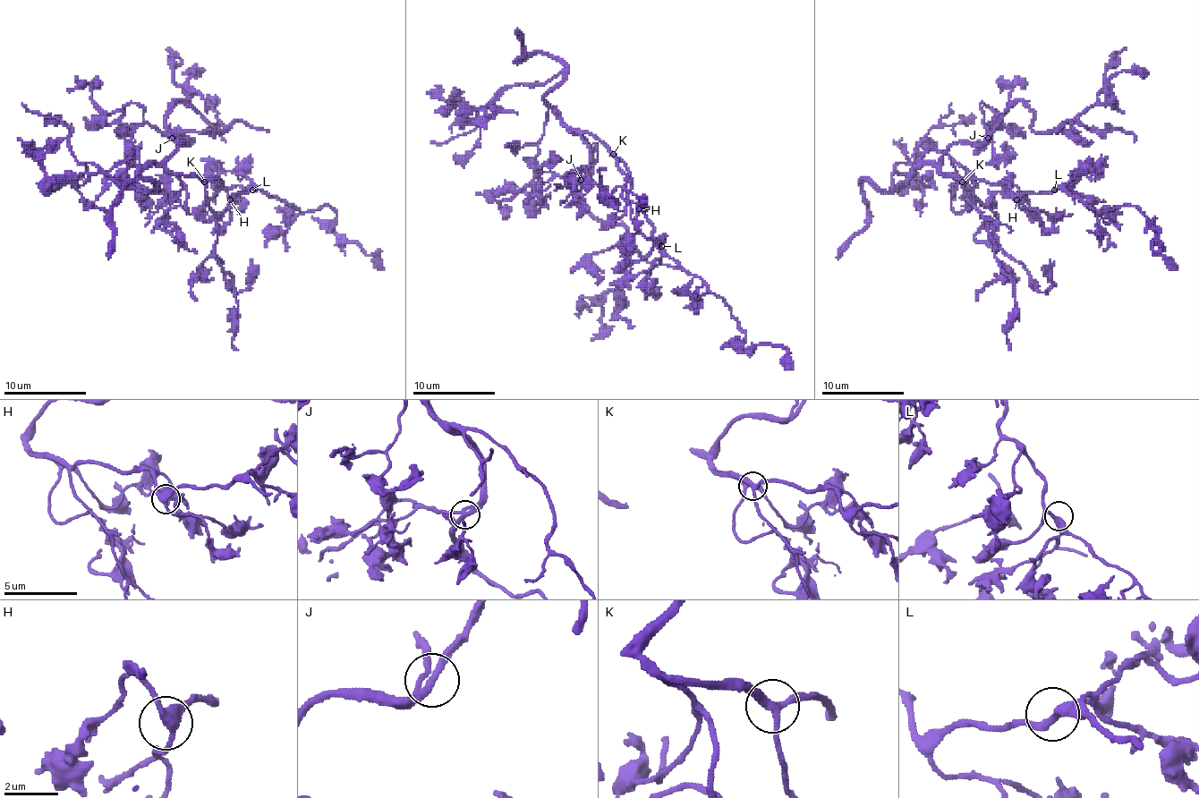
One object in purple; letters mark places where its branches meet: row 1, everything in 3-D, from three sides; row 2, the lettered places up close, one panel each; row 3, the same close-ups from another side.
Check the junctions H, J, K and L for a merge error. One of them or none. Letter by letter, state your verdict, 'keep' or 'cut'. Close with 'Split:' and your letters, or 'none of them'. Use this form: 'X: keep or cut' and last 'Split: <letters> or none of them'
H: keep
J: keep
K: keep
L: keep
Split: none of them

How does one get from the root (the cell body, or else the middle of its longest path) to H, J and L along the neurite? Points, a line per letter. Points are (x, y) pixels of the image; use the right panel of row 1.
H: (953, 177), (961, 181), (978, 179), (986, 183), (1007, 183), (1016, 199)
J: (953, 177), (945, 177), (940, 173), (939, 158), (957, 142), (982, 144), (988, 138)
L: (953, 177), (961, 181), (978, 179), (986, 183), (1007, 183), (1015, 195), (1050, 193), (1054, 190)

